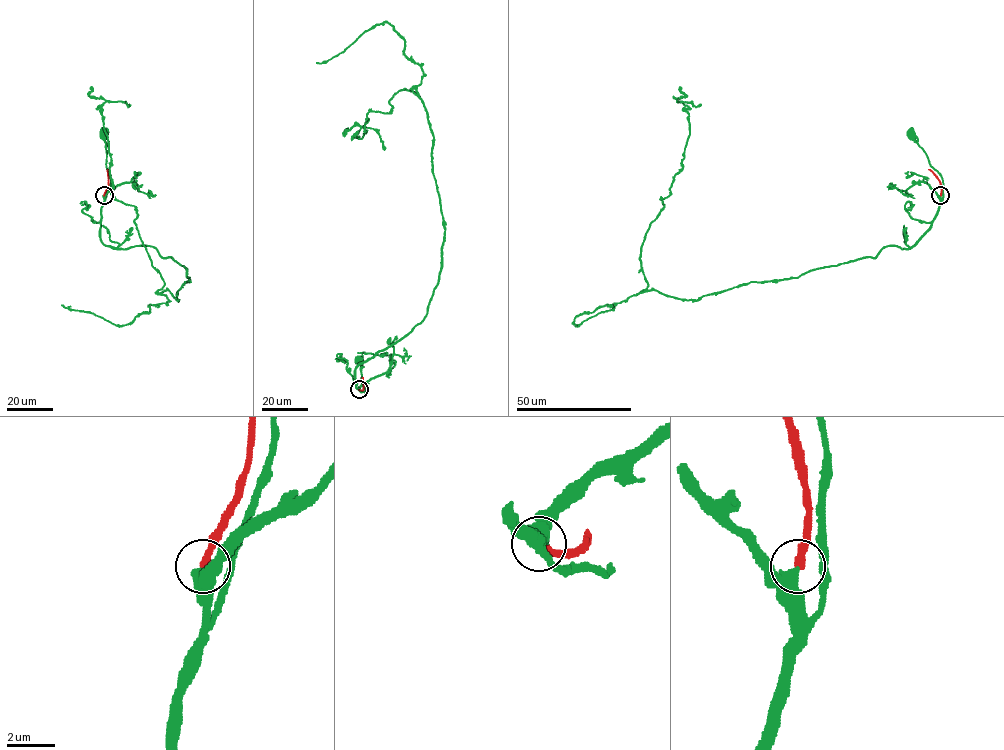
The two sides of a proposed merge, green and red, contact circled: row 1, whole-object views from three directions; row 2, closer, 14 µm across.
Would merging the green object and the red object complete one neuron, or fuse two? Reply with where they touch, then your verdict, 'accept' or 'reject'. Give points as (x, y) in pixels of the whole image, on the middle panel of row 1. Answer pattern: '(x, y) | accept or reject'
(359, 389) | reject

